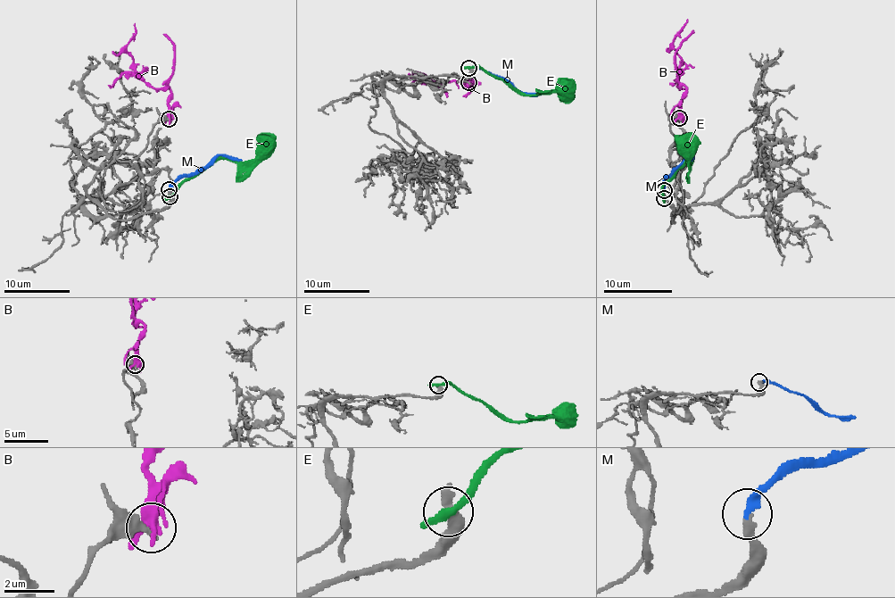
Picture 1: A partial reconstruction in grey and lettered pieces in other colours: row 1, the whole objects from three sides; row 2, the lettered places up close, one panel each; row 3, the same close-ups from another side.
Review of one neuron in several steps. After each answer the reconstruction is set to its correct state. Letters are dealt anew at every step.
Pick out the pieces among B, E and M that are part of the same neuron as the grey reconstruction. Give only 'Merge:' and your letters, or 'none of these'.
Merge: M

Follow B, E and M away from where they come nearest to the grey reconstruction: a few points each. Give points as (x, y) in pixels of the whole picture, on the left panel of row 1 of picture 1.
B: (169, 120), (170, 89), (153, 88), (136, 70), (134, 60), (126, 50), (128, 42), (136, 32), (134, 24)
E: (170, 196), (178, 186), (221, 159), (252, 161), (258, 144), (266, 136), (274, 134)
M: (169, 188), (182, 177), (203, 170), (218, 155), (241, 161)

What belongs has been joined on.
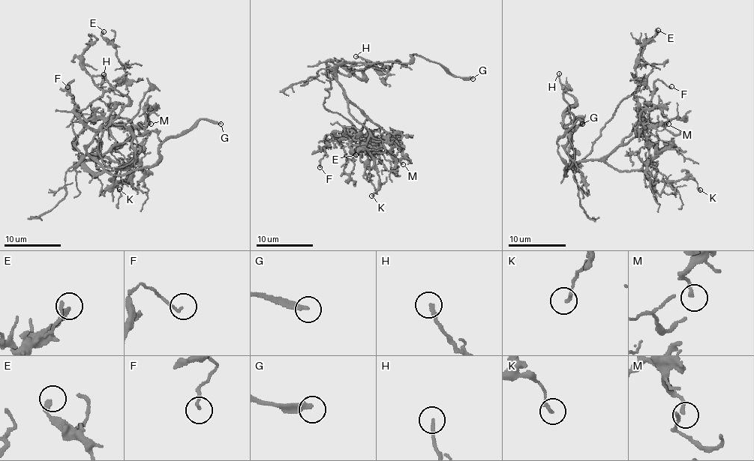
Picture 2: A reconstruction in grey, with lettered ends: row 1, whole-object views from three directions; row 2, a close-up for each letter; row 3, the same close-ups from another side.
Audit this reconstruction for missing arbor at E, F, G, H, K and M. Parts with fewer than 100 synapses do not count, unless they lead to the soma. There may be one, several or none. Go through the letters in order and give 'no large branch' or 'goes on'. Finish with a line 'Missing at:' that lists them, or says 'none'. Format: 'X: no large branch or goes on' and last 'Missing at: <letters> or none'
E: no large branch
F: no large branch
G: goes on
H: no large branch
K: no large branch
M: no large branch
Missing at: G

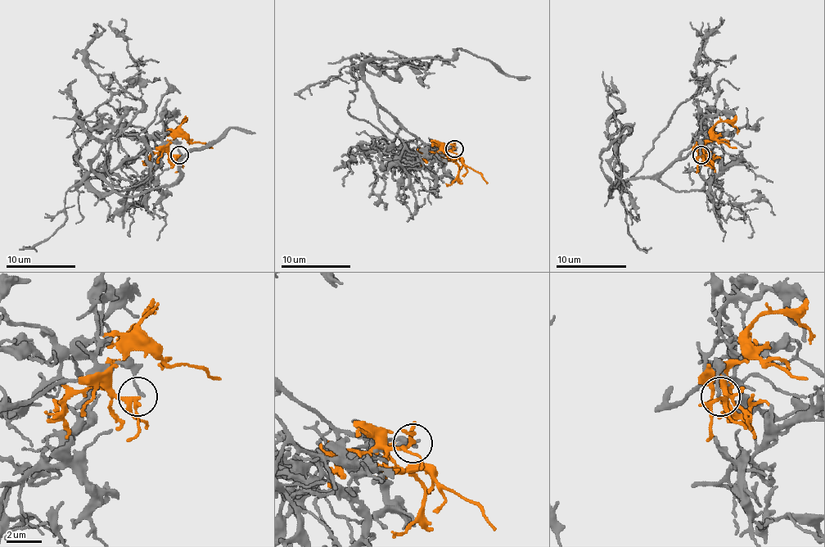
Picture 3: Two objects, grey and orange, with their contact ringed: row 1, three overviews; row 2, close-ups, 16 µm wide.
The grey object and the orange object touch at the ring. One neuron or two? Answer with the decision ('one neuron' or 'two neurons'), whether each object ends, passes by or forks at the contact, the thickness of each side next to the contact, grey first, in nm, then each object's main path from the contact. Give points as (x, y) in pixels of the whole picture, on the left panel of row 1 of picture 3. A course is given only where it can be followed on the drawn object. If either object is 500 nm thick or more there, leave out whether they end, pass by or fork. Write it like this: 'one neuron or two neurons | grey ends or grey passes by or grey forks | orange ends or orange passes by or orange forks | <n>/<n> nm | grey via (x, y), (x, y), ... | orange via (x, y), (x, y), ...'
two neurons | grey ends | orange forks | 180/200 nm | grey via (180, 154), (173, 142), (148, 147), (101, 175), (84, 177), (72, 130), (140, 73), (112, 20) | orange via (180, 154), (171, 154), (168, 146), (174, 138), (185, 137), (190, 142), (202, 142), (213, 147)

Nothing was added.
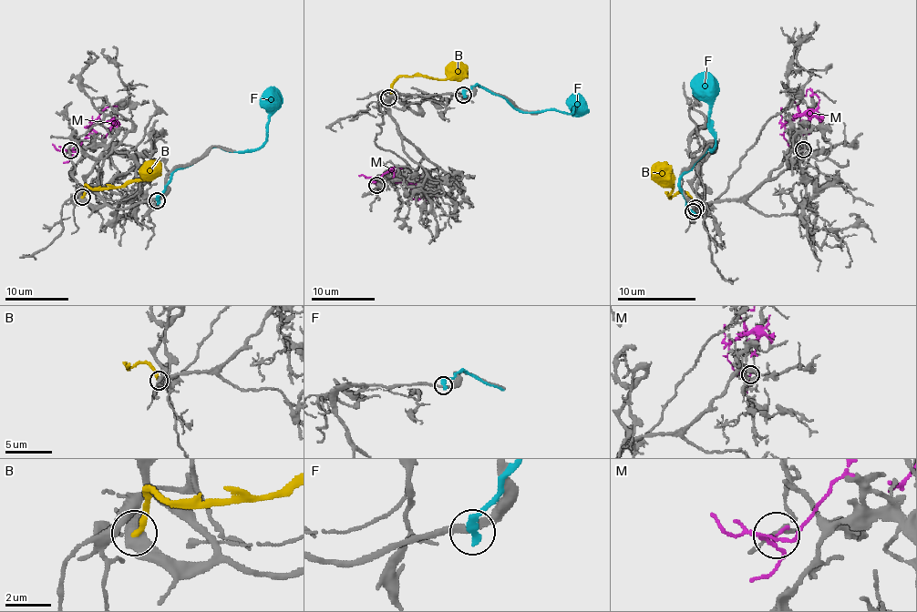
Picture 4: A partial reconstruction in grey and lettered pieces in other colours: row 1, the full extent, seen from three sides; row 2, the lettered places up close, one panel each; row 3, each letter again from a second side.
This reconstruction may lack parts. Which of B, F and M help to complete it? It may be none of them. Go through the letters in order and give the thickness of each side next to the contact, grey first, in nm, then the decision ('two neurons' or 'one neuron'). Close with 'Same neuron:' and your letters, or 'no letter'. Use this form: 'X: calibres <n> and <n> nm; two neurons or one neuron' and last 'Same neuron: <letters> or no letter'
B: calibres 400 and 280 nm; two neurons
F: calibres 220 and 320 nm; two neurons
M: calibres 130 and 130 nm; two neurons
Same neuron: no letter

